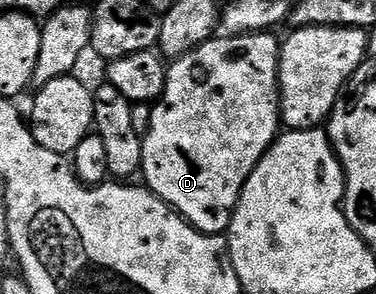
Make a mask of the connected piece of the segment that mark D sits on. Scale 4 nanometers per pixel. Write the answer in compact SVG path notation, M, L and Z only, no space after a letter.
M275 34L226 35L207 39L200 47L180 56L168 67L164 96L152 108L150 129L142 137L142 176L153 191L203 235L224 235L232 210L258 161L281 134L280 45Z

